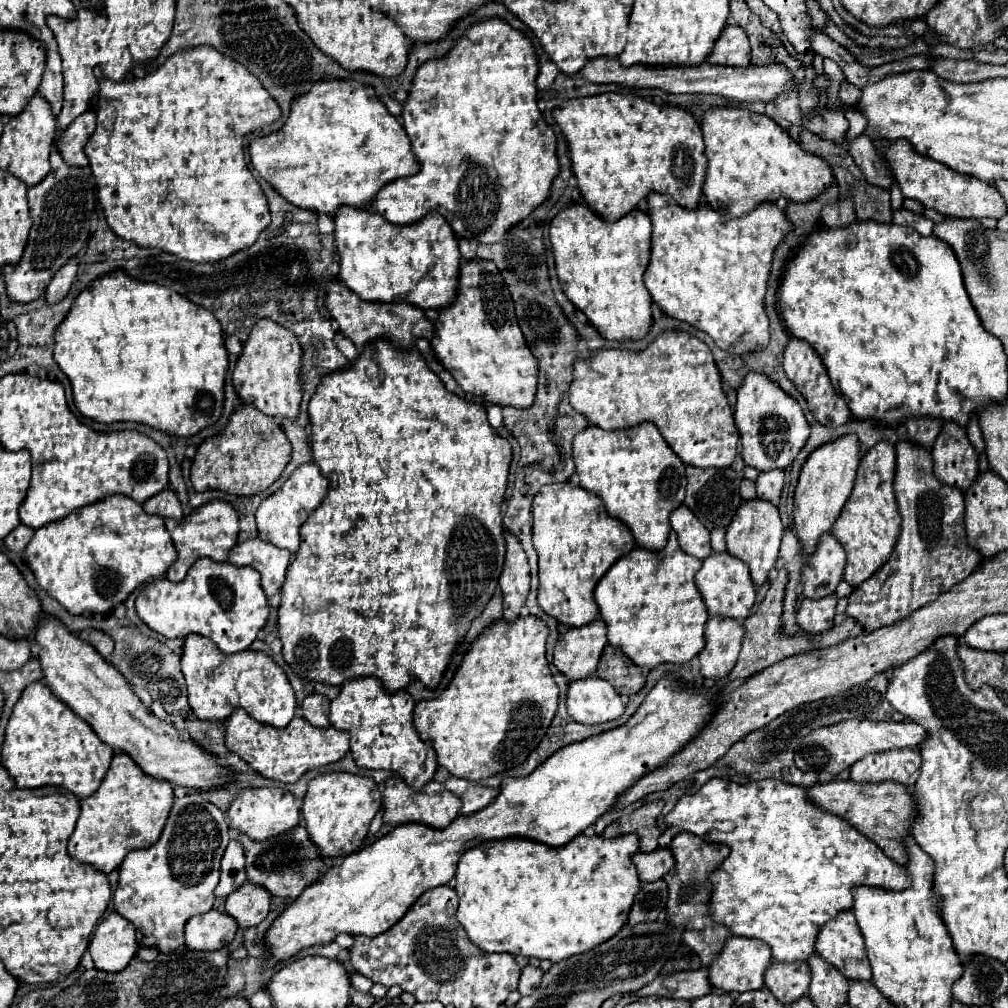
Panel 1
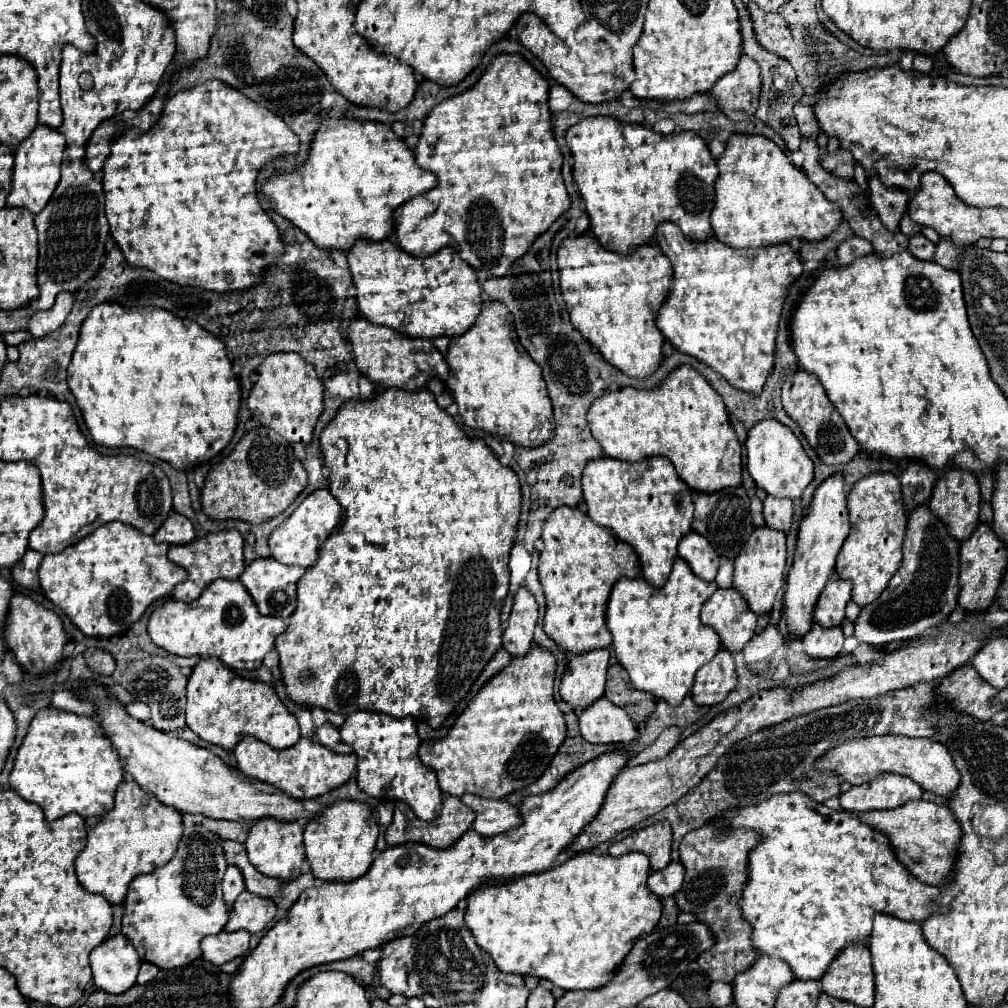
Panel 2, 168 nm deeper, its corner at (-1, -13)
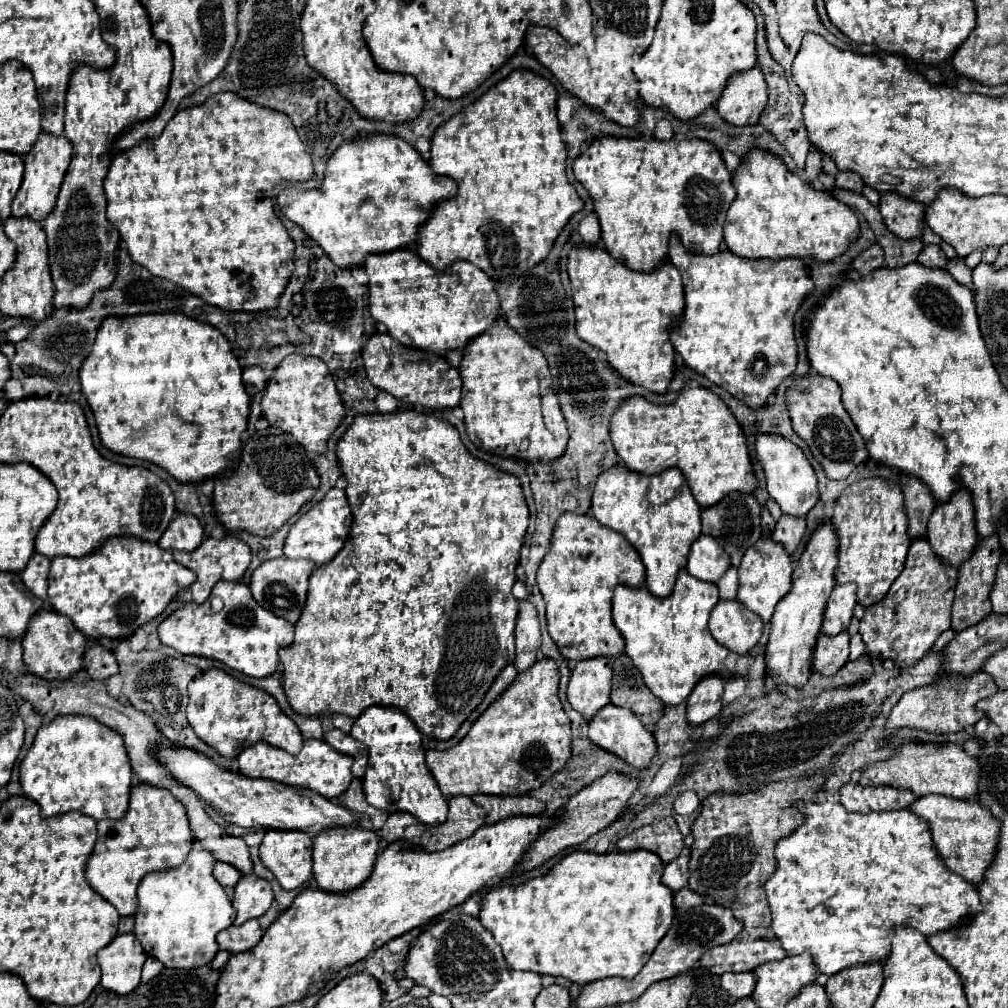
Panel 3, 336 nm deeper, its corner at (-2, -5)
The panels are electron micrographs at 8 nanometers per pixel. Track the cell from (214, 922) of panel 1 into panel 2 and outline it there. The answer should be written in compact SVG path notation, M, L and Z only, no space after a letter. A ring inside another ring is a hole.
M238 930L238 932L232 932L232 934L220 932L216 936L206 936L200 942L202 958L222 966L222 964L226 964L234 958L246 956L248 940L250 940L250 934L246 930Z

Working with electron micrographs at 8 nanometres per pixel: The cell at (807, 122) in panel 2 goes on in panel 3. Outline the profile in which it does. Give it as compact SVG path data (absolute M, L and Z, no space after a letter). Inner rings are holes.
M811 146L807 156L807 164L805 164L805 172L807 172L807 182L809 182L809 184L813 184L813 182L819 178L821 170L823 170L821 158L821 152Z

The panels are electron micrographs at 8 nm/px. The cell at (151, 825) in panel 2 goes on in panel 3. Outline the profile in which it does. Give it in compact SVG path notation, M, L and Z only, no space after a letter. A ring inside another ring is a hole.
M139 784L131 790L131 804L121 820L97 822L97 844L85 868L87 882L97 894L111 902L121 916L133 916L137 910L137 886L149 872L163 872L181 866L191 850L193 834L183 804L169 792L151 784Z

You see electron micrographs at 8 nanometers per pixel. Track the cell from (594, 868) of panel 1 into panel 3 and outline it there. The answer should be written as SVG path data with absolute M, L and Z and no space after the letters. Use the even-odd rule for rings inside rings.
M649 850L635 852L573 852L565 856L547 876L533 878L521 886L501 886L491 890L481 902L481 924L503 948L513 970L563 976L585 986L609 976L633 978L645 966L659 940L671 928L675 906L673 890L663 886L663 862Z

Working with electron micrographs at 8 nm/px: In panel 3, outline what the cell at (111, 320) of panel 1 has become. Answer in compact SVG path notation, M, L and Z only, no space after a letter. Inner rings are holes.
M177 312L105 318L79 378L97 420L101 444L107 450L147 460L167 470L181 484L209 480L239 464L241 434L247 430L251 400L241 380L241 366L227 338L213 326Z

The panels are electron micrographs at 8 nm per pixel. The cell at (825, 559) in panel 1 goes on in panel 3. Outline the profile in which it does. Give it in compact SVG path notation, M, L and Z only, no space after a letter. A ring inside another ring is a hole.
M835 584L823 616L823 634L835 636L849 628L849 622L853 618L853 608L857 602L855 594L857 594L855 584Z

